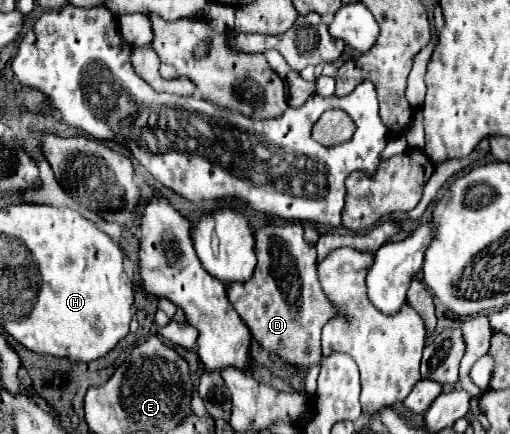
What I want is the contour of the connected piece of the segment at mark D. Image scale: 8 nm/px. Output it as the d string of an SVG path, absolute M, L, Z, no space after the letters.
M300 223L260 227L256 231L256 257L258 257L258 265L248 281L226 285L226 295L232 301L234 311L250 329L252 339L256 339L264 349L282 357L284 363L302 365L302 367L310 367L318 363L322 359L320 331L330 319L338 315L338 309L334 309L334 305L330 305L330 299L322 293L318 281L318 269L316 269L318 265L316 249L304 239L304 227Z

